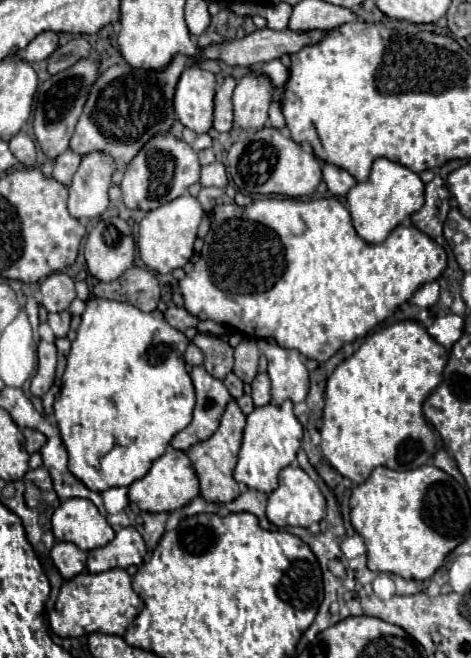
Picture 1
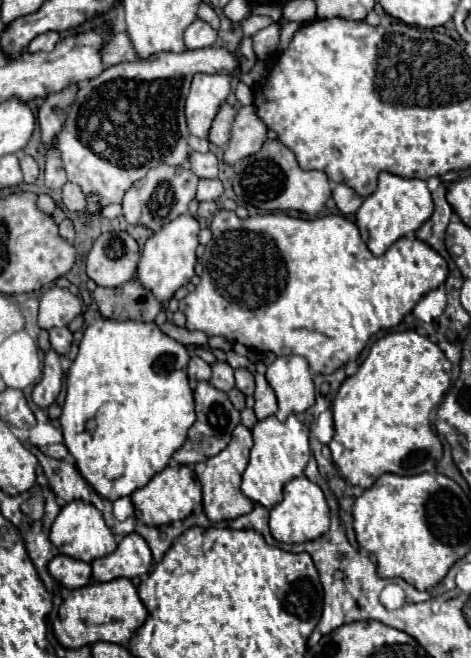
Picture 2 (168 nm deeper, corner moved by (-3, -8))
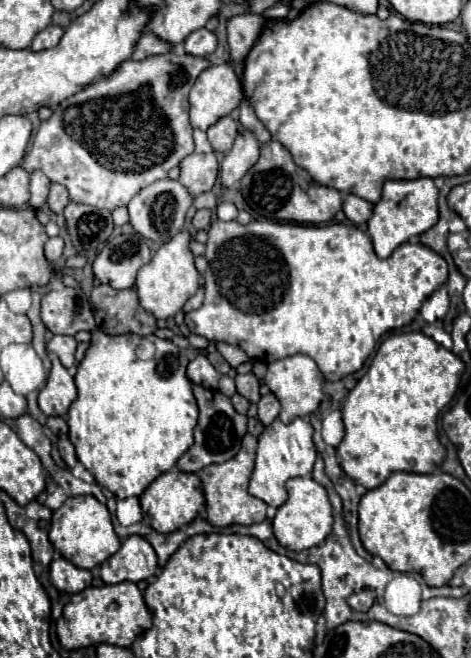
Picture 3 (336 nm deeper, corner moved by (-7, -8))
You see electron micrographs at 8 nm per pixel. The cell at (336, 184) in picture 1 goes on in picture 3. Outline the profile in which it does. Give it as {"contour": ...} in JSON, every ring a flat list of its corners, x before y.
{"contour":[[347,195,343,201,343,211,347,219,353,221,355,225,365,225,373,215,373,205,357,195]]}

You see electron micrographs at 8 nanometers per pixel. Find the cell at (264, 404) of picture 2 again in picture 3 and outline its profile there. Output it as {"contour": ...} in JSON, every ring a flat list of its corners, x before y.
{"contour":[[267,393,261,397,261,401,257,403,259,407,259,421,263,425,271,425,277,417,279,417,279,411,281,411,281,403,277,401,277,397,273,393]]}

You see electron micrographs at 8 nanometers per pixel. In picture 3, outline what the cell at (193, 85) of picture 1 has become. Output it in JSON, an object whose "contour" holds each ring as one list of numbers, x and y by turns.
{"contour":[[211,65,195,81,189,93,191,125,203,131,239,107,243,99,239,77,233,65]]}

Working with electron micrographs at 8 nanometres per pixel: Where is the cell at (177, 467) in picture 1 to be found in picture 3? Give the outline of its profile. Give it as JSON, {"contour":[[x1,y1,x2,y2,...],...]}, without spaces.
{"contour":[[171,469,165,475,159,475,139,499,143,509,143,521,159,533,171,533,191,523,197,517,197,513,205,507,205,497,203,497,203,487,199,477,193,473,177,471,177,469]]}

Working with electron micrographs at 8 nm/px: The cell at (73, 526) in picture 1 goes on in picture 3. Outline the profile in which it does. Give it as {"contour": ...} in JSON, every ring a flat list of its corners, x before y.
{"contour":[[93,495,67,497,63,505,57,511,53,511,49,541,67,561,71,561,79,569,91,569,101,565,121,547,121,541,113,531,107,507,99,503]]}

